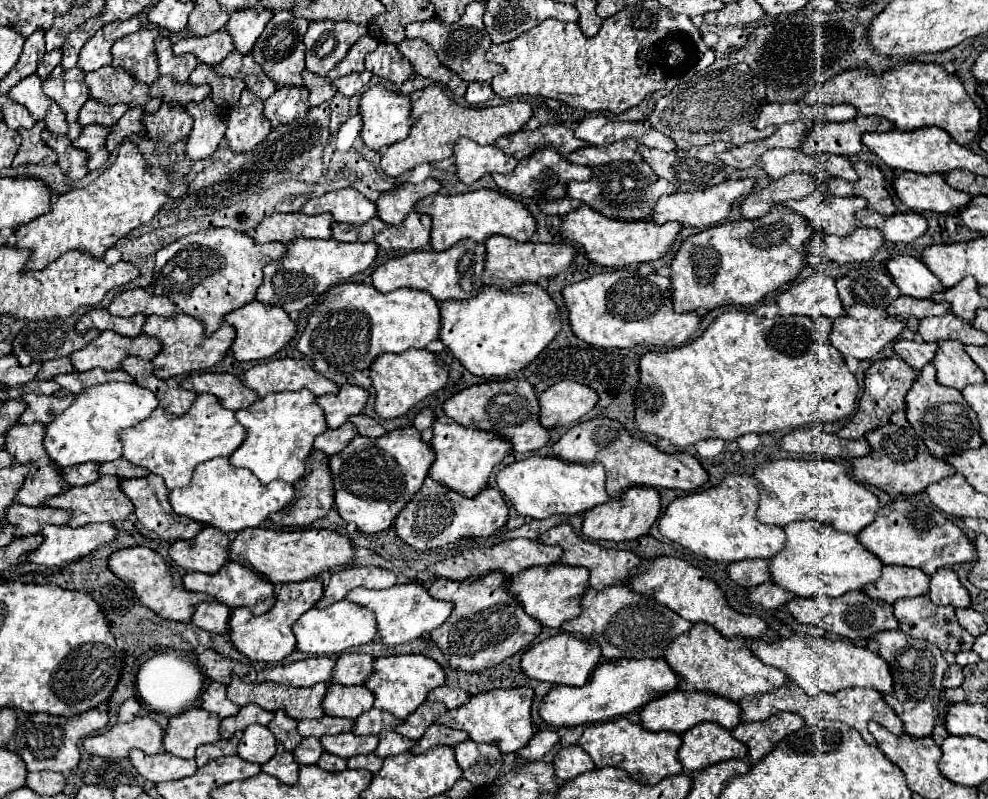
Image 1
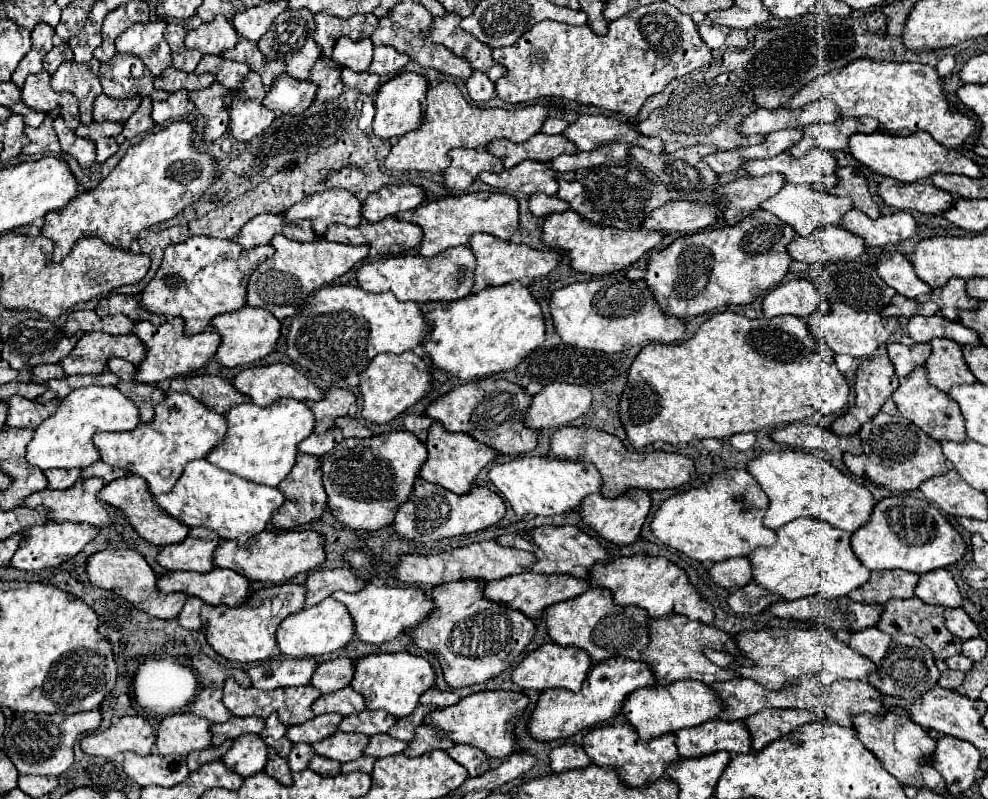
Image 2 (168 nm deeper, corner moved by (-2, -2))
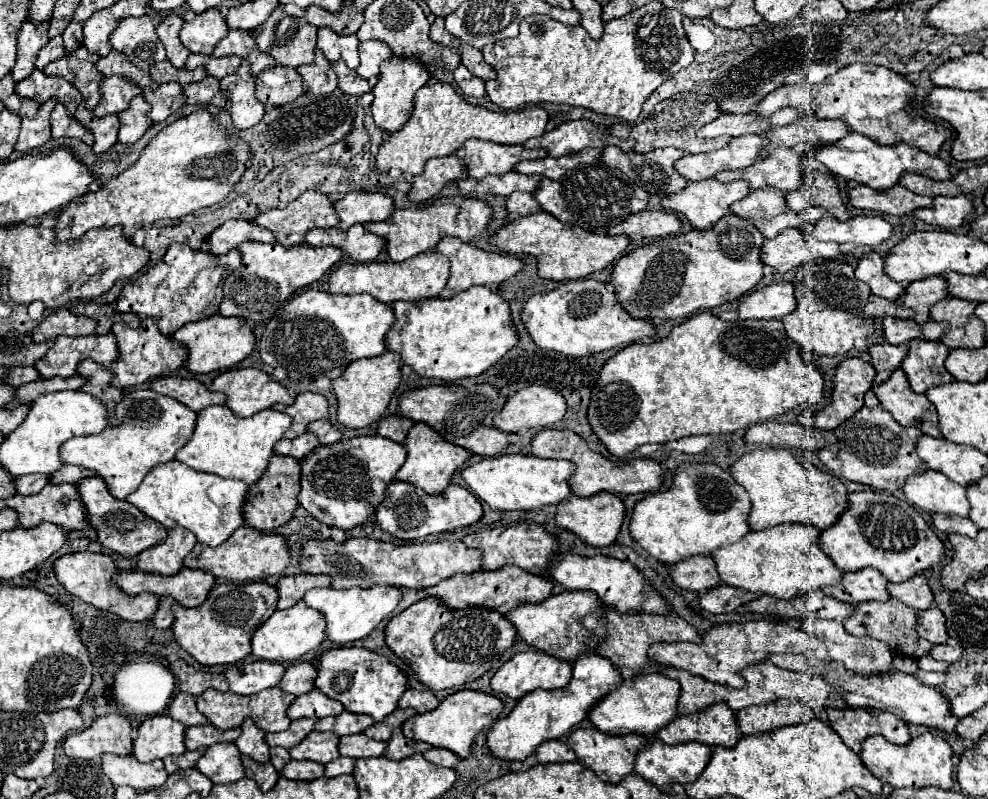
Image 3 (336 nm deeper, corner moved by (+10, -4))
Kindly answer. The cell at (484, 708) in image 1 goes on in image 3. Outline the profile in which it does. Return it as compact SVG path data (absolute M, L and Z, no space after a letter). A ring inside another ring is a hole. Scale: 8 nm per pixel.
M462 690L462 692L456 692L448 698L444 698L440 702L440 706L434 708L432 712L412 716L410 720L406 720L402 724L402 730L404 730L404 736L408 736L408 738L422 740L422 742L428 742L438 748L448 748L448 750L456 752L460 758L468 758L468 756L472 756L472 746L474 746L474 740L480 734L480 730L490 726L498 718L502 708L504 708L502 700L492 694L484 694L484 692L476 692L476 690Z

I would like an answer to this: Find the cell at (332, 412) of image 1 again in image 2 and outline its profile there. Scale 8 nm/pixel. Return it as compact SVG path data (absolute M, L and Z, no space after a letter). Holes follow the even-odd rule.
M328 388L320 402L308 402L306 406L314 412L316 426L314 434L324 434L328 428L334 426L338 416L346 416L350 406L356 404L356 396L346 388Z

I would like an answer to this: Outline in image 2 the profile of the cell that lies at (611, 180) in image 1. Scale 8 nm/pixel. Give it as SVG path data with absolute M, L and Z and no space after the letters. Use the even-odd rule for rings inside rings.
M626 158L622 162L604 162L594 168L578 170L572 182L560 180L558 184L560 188L556 196L560 200L566 200L570 204L570 210L578 212L588 222L600 226L614 226L628 230L640 228L644 218L654 208L660 208L670 200L670 194L666 186L660 182L660 178L656 178L656 174L652 174L632 158Z

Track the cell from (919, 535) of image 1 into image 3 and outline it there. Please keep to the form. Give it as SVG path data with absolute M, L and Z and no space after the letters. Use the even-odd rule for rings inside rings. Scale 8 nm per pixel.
M850 492L848 508L840 520L822 532L822 548L828 556L844 568L844 572L856 572L862 568L876 568L890 582L904 582L944 558L944 544L920 516L920 512L902 498L888 492Z

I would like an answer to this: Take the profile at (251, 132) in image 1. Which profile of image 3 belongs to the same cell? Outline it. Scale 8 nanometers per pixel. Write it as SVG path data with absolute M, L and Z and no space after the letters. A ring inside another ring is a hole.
M242 62L238 72L224 76L220 80L220 86L222 86L222 94L230 102L228 112L238 130L252 128L264 118L262 114L264 108L254 96L254 78L250 74L248 62Z

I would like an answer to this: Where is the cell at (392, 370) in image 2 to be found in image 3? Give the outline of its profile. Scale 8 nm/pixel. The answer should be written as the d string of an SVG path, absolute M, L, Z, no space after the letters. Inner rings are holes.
M384 352L382 356L374 358L360 358L352 362L346 372L332 382L334 394L338 398L338 420L340 424L348 428L366 428L382 418L386 412L392 394L402 382L402 372L400 372L402 360L400 354L396 352Z

